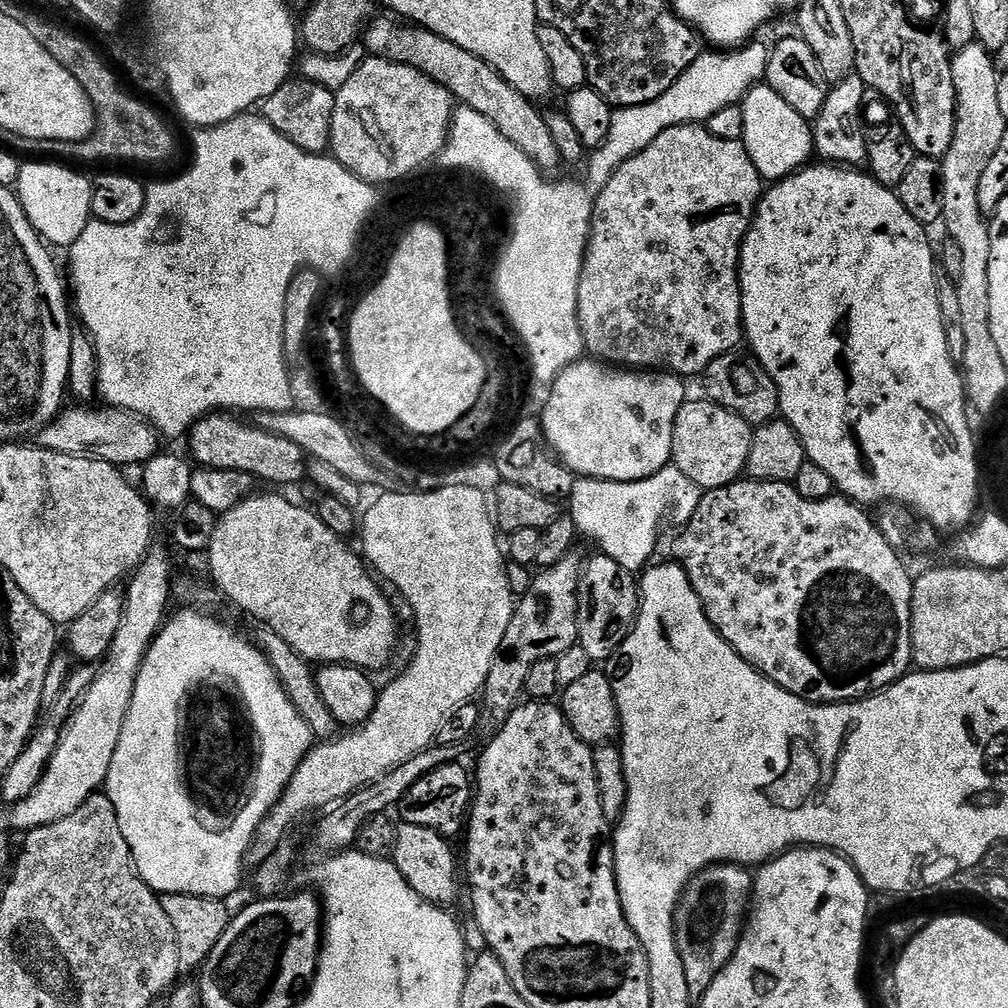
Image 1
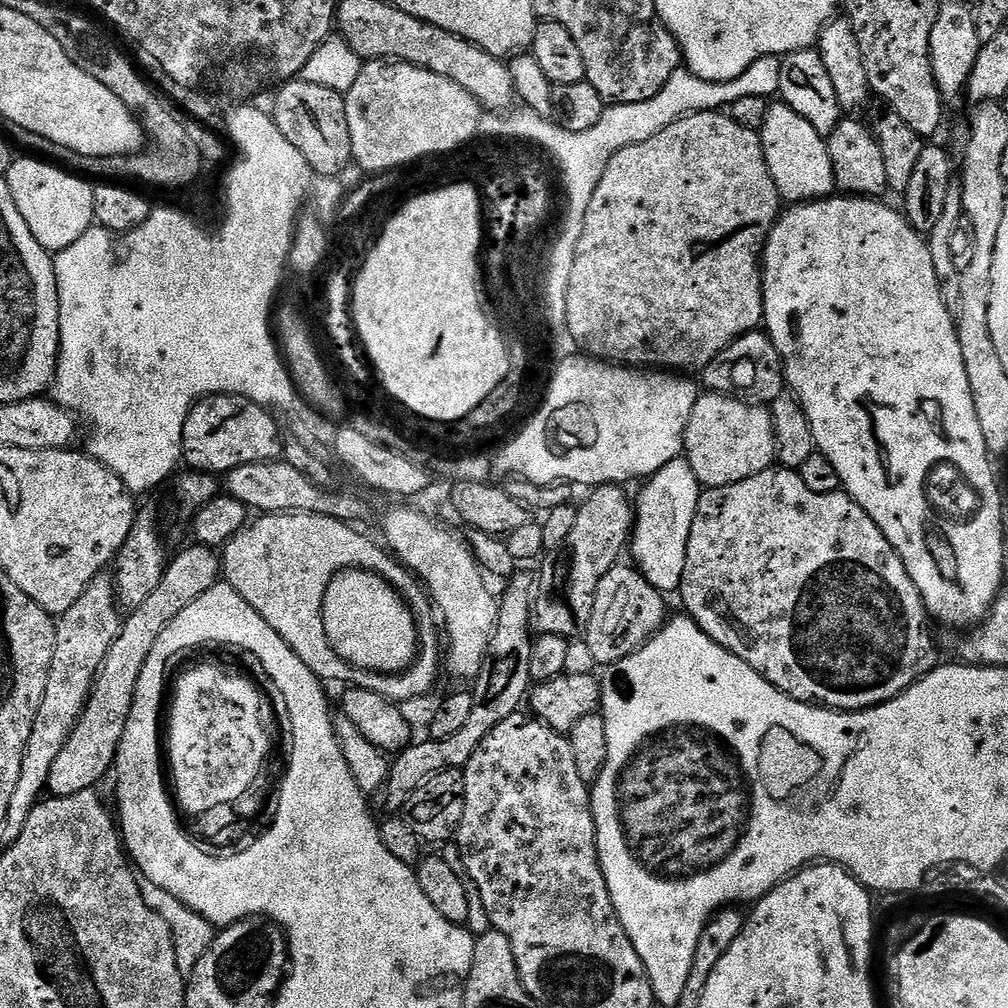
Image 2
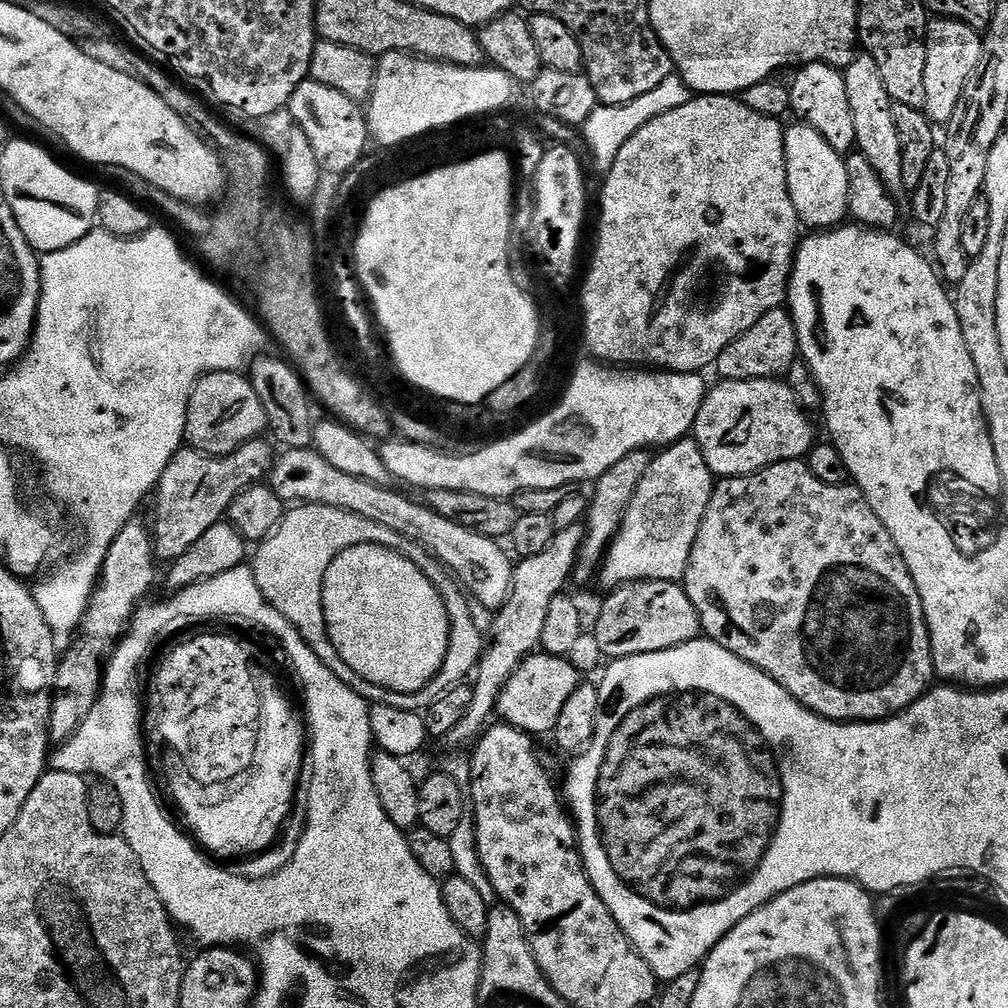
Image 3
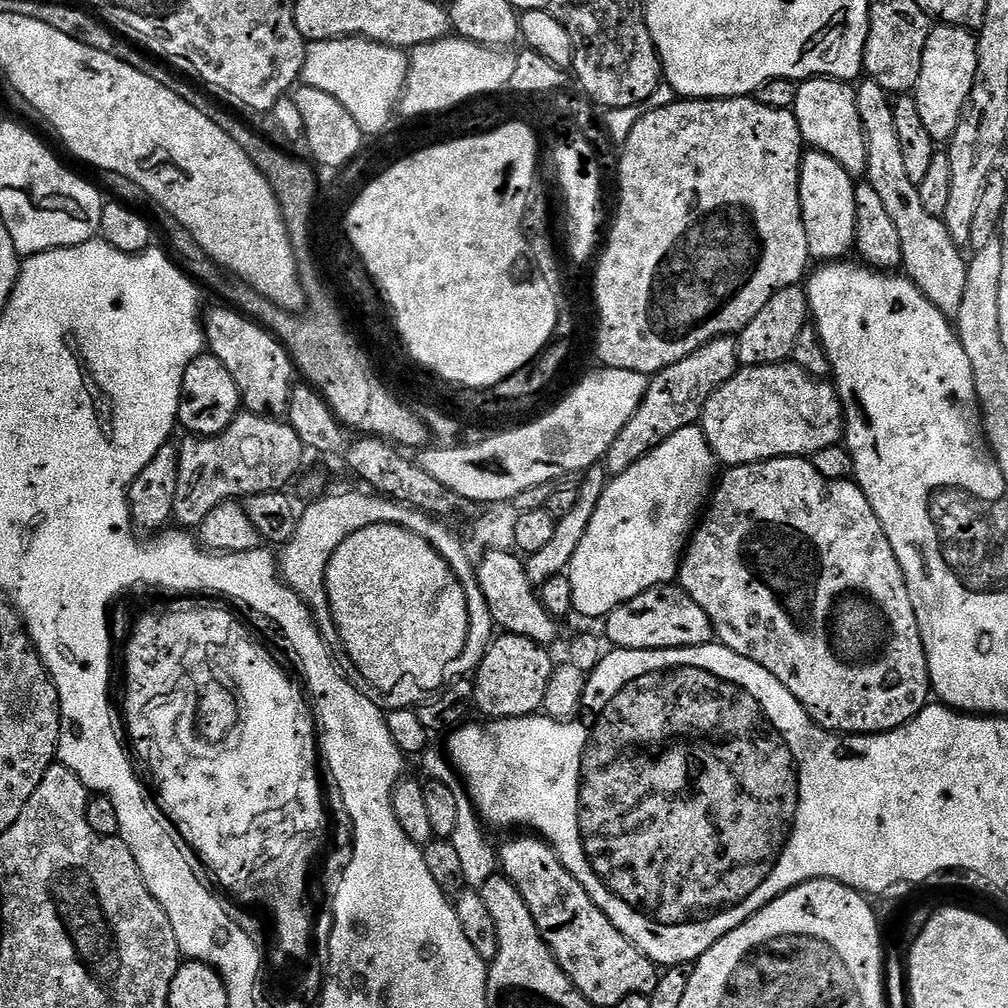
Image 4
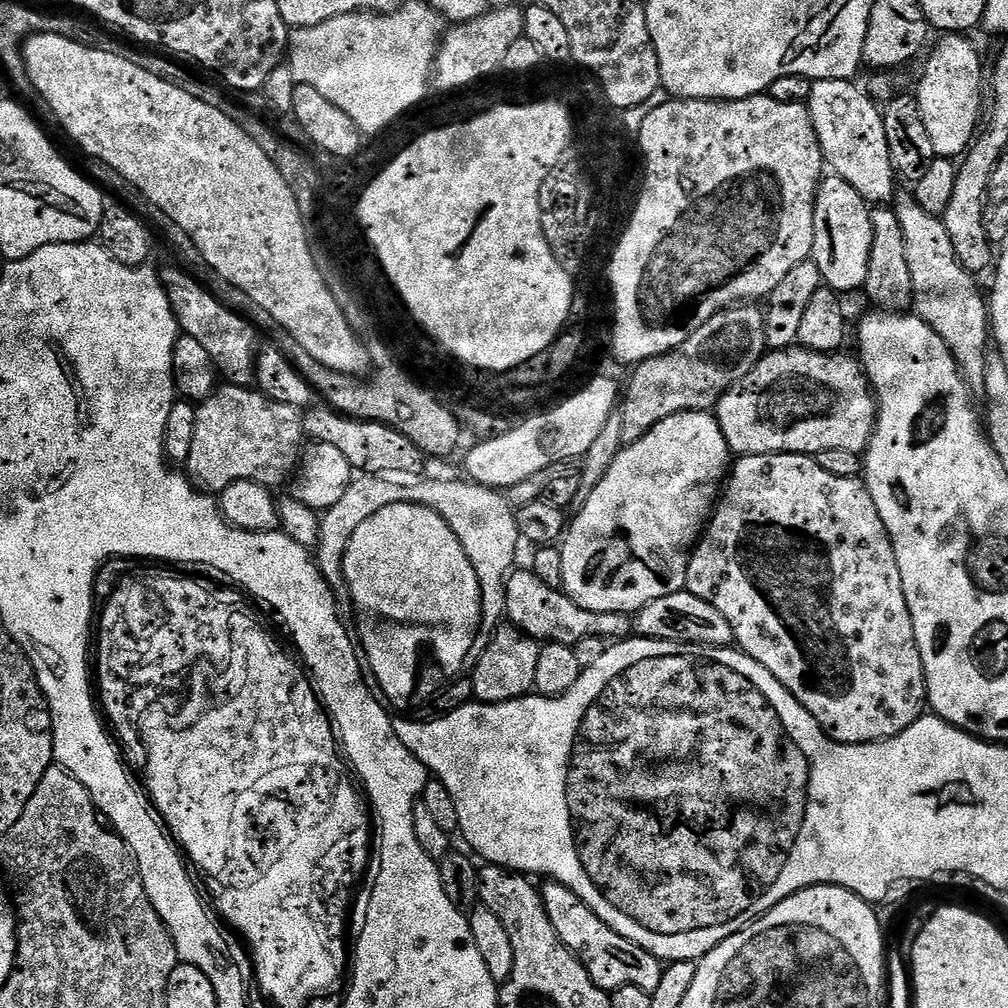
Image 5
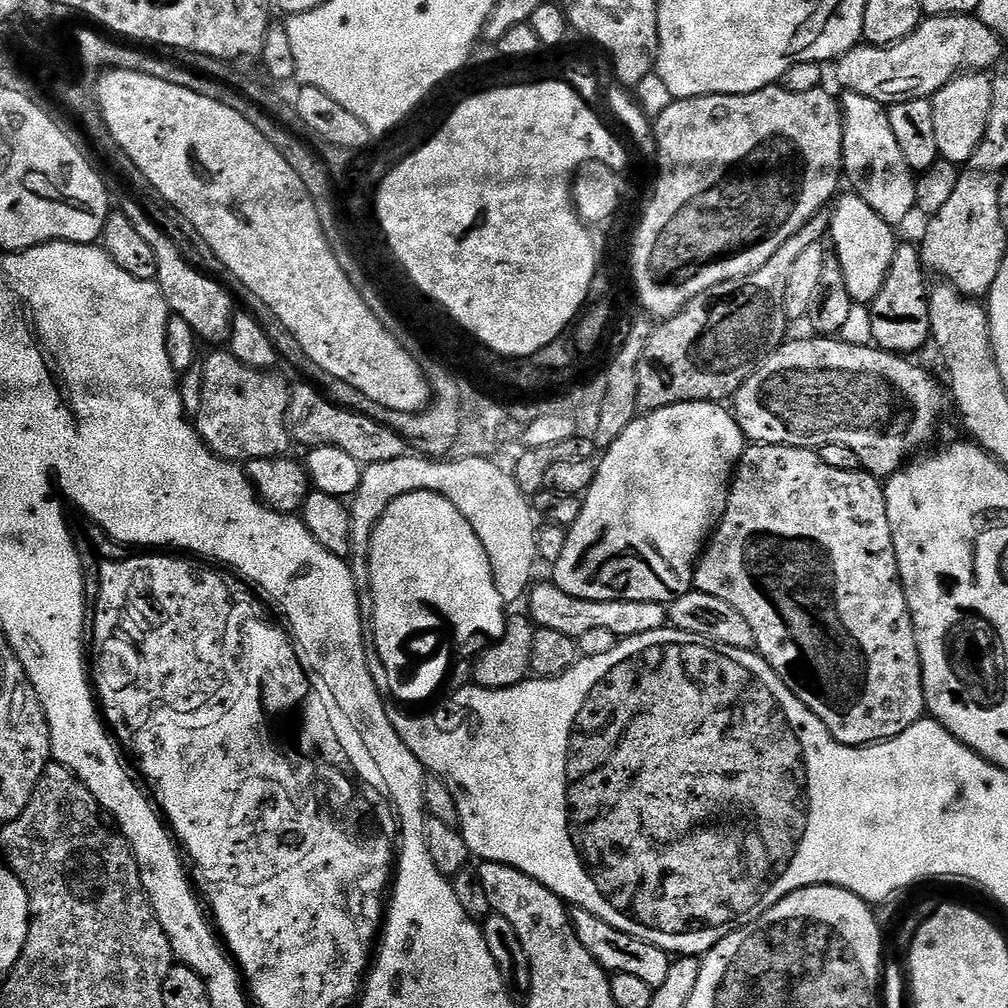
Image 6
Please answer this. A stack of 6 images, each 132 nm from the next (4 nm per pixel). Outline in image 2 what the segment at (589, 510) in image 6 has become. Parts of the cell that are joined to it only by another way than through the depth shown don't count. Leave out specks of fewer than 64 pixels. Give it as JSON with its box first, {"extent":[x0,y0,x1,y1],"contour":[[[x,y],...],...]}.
{"extent":[630,458,702,594],"contour":[[[677,458],[662,466],[662,470],[647,477],[644,486],[640,492],[640,501],[637,499],[634,504],[630,556],[632,552],[636,559],[635,567],[647,578],[650,586],[665,594],[676,594],[679,593],[682,574],[686,570],[686,550],[702,486],[690,462],[683,458]]]}

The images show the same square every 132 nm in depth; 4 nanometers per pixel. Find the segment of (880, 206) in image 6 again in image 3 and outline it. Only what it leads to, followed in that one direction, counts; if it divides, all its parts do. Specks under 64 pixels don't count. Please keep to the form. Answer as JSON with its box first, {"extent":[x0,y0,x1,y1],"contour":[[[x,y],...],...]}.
{"extent":[790,64,856,154],"contour":[[[805,64],[796,74],[797,76],[790,80],[792,112],[800,115],[797,117],[803,123],[818,130],[818,134],[822,134],[822,138],[826,138],[826,142],[830,142],[834,150],[841,154],[851,153],[856,148],[856,135],[843,71],[829,64]]]}

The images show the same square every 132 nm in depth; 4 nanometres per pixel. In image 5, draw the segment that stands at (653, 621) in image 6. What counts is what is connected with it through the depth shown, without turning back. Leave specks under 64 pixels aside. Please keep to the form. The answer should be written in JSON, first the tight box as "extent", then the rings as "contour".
{"extent":[506,570,634,645],"contour":[[[516,570],[508,577],[506,586],[506,616],[512,627],[520,629],[537,642],[575,645],[582,638],[600,637],[605,642],[619,642],[631,637],[634,620],[622,612],[595,612],[582,610],[560,588],[551,588],[542,582],[531,570]]]}

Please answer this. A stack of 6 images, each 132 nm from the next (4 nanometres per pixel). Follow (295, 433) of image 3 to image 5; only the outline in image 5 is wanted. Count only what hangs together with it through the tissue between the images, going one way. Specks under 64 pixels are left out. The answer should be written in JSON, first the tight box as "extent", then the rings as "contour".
{"extent":[159,268,257,387],"contour":[[[176,268],[161,271],[159,277],[168,295],[172,312],[176,315],[177,329],[183,335],[194,338],[206,349],[206,354],[210,354],[217,373],[227,383],[249,387],[256,378],[257,329],[238,313],[228,309],[221,300],[216,299],[195,275]]]}

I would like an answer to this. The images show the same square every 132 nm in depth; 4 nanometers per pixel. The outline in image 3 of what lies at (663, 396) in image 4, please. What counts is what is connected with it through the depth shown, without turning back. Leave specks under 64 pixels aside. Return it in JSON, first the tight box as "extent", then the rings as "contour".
{"extent":[575,451,650,584],"contour":[[[647,451],[631,452],[626,454],[620,462],[614,462],[614,466],[610,466],[610,470],[606,470],[606,474],[602,474],[600,479],[595,481],[593,488],[596,489],[590,492],[588,501],[584,541],[576,559],[575,583],[588,584],[591,580],[595,581],[597,579],[600,565],[604,563],[604,556],[608,553],[612,540],[622,526],[626,510],[646,474],[649,463],[650,456]]]}

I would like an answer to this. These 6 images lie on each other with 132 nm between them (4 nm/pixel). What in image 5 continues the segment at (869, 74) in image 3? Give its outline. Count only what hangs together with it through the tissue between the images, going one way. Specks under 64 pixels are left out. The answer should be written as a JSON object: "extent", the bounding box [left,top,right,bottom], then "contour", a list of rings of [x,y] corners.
{"extent":[894,191,990,390],"contour":[[[901,191],[895,197],[894,207],[902,235],[906,242],[906,262],[910,266],[910,279],[914,282],[912,302],[914,315],[922,318],[942,342],[954,354],[954,362],[964,375],[969,389],[980,390],[984,387],[986,366],[990,355],[990,304],[976,285],[977,277],[962,266],[958,254],[954,254],[954,242],[946,234],[943,219],[934,214],[926,214],[918,206],[911,191]]]}

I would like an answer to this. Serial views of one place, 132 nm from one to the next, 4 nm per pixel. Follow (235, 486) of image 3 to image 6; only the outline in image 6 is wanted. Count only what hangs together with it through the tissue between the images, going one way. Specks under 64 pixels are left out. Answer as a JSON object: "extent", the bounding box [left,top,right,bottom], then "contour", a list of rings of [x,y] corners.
{"extent":[194,350,290,462],"contour":[[[212,350],[208,357],[202,360],[204,366],[204,385],[202,386],[202,406],[200,413],[194,418],[194,427],[196,432],[204,440],[204,445],[214,453],[215,456],[221,456],[223,460],[231,460],[233,462],[249,462],[251,460],[274,459],[283,457],[288,452],[288,444],[290,445],[290,433],[286,427],[288,423],[288,398],[290,395],[289,385],[283,384],[272,370],[261,370],[259,368],[251,368],[242,362],[238,362],[238,358],[234,358],[234,354],[227,350]]]}

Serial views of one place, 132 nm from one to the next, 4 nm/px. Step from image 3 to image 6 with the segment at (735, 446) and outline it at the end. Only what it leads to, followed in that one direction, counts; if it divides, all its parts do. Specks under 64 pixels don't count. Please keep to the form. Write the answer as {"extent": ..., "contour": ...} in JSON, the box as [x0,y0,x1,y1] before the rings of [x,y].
{"extent":[734,338,946,478],"contour":[[[811,338],[812,340],[792,340],[781,344],[757,372],[746,381],[742,387],[736,391],[734,397],[734,415],[738,426],[744,431],[745,441],[752,444],[781,444],[782,446],[794,446],[795,448],[810,448],[819,450],[826,446],[844,446],[852,450],[858,456],[861,469],[877,478],[887,478],[899,472],[901,468],[909,463],[910,457],[919,450],[923,444],[928,444],[932,440],[932,435],[936,432],[936,423],[940,420],[940,415],[944,412],[944,400],[946,404],[946,392],[932,376],[927,376],[916,364],[911,364],[911,359],[895,352],[883,352],[880,348],[863,344],[854,346],[850,342],[839,338]]]}

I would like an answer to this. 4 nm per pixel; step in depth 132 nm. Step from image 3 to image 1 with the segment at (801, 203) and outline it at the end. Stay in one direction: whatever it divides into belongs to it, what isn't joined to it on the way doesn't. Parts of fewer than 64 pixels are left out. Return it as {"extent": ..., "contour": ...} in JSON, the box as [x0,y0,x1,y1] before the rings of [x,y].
{"extent":[740,82,816,182],"contour":[[[766,82],[749,89],[740,109],[744,119],[744,149],[746,154],[750,154],[750,162],[754,162],[758,174],[765,182],[785,180],[813,159],[816,151],[816,143],[812,137],[813,125]]]}

